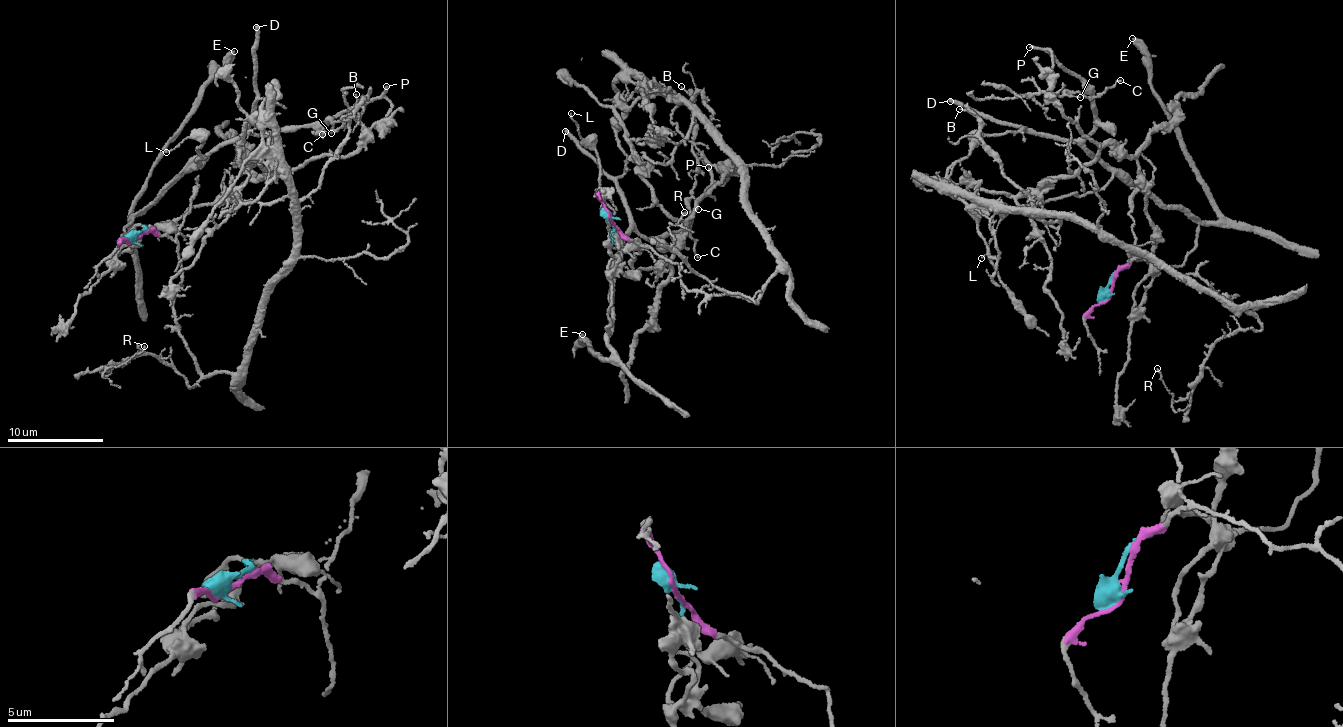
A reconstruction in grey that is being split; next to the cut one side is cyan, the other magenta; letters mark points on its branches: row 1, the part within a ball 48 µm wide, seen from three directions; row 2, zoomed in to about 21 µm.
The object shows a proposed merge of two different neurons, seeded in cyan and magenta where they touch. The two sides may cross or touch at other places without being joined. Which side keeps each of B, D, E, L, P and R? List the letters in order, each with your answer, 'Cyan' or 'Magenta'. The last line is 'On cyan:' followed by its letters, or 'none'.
B: Magenta
D: Cyan
E: Cyan
L: Cyan
P: Cyan
R: Magenta
On cyan: D, E, L, P

